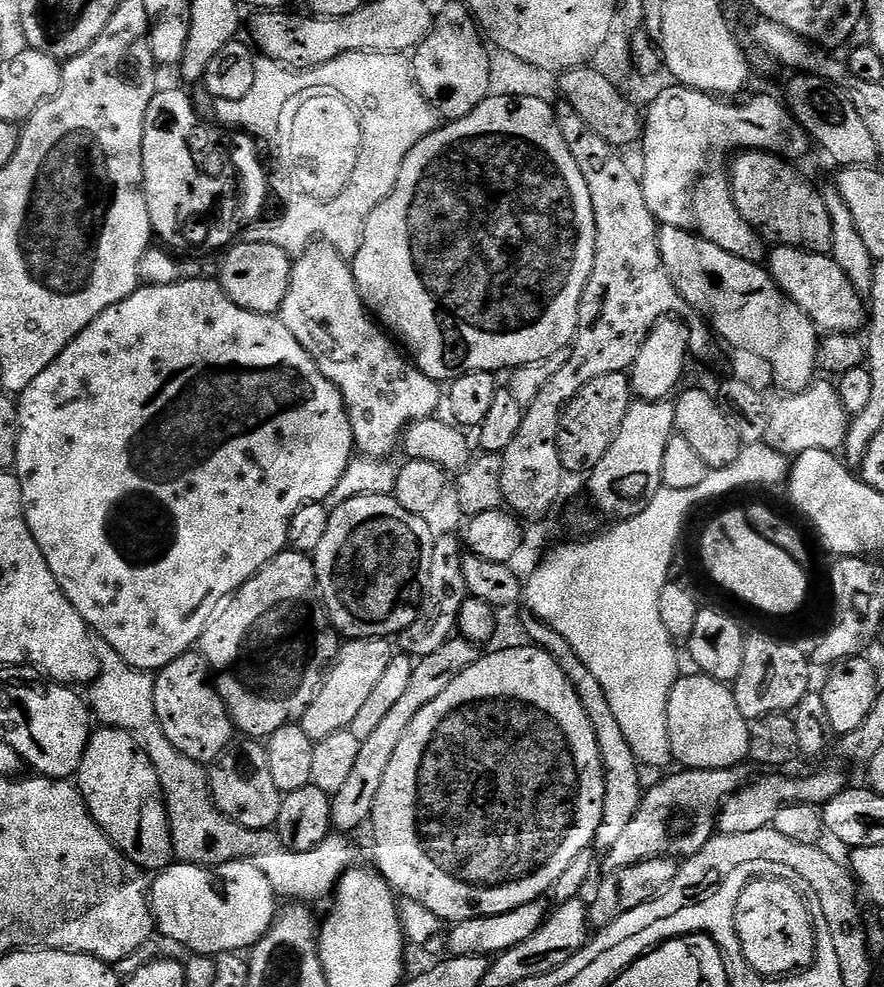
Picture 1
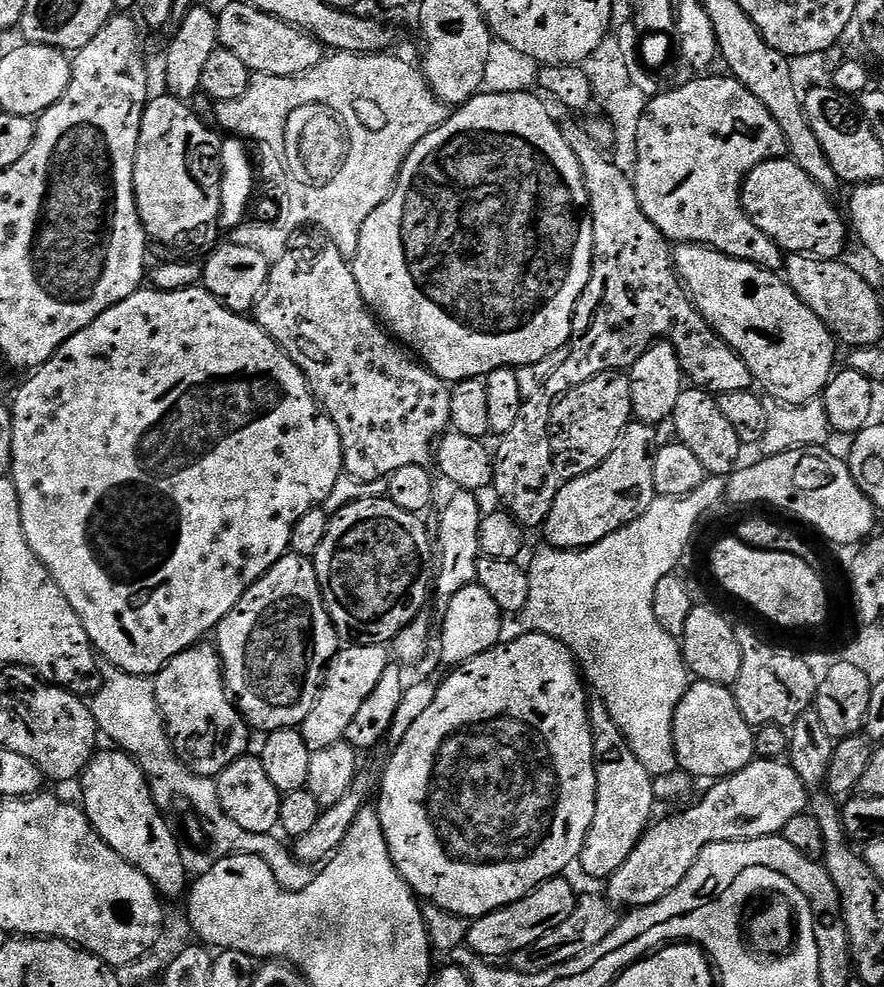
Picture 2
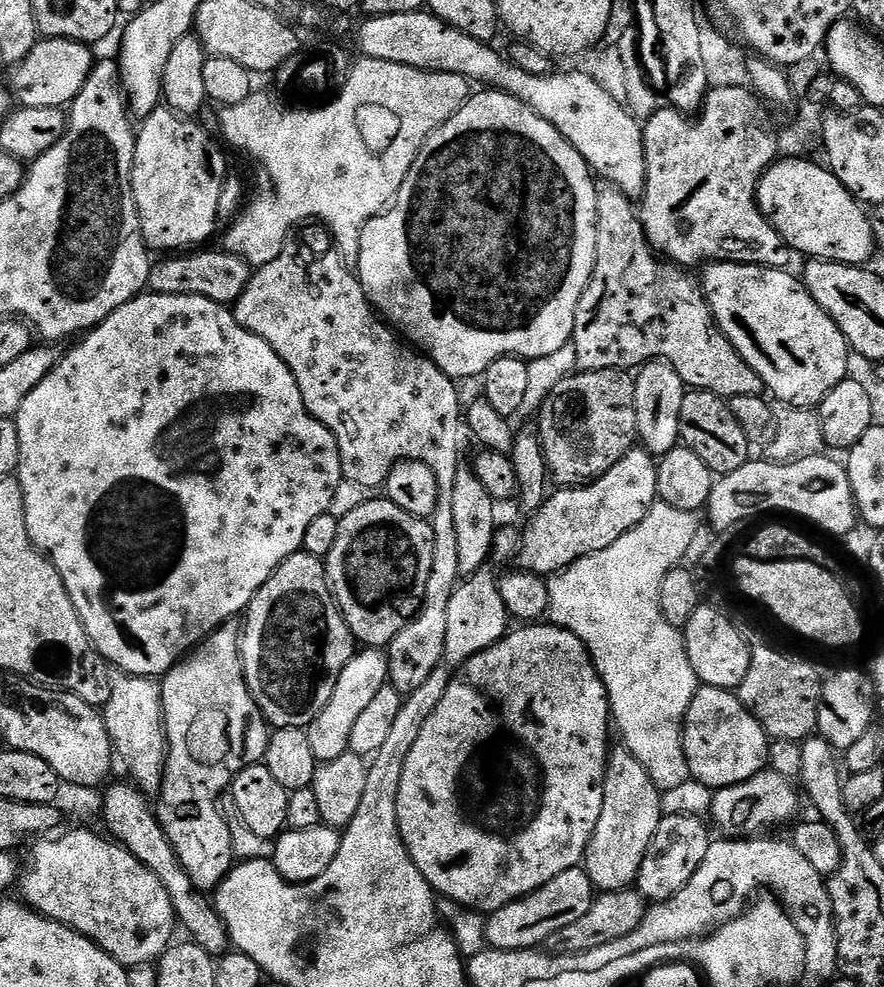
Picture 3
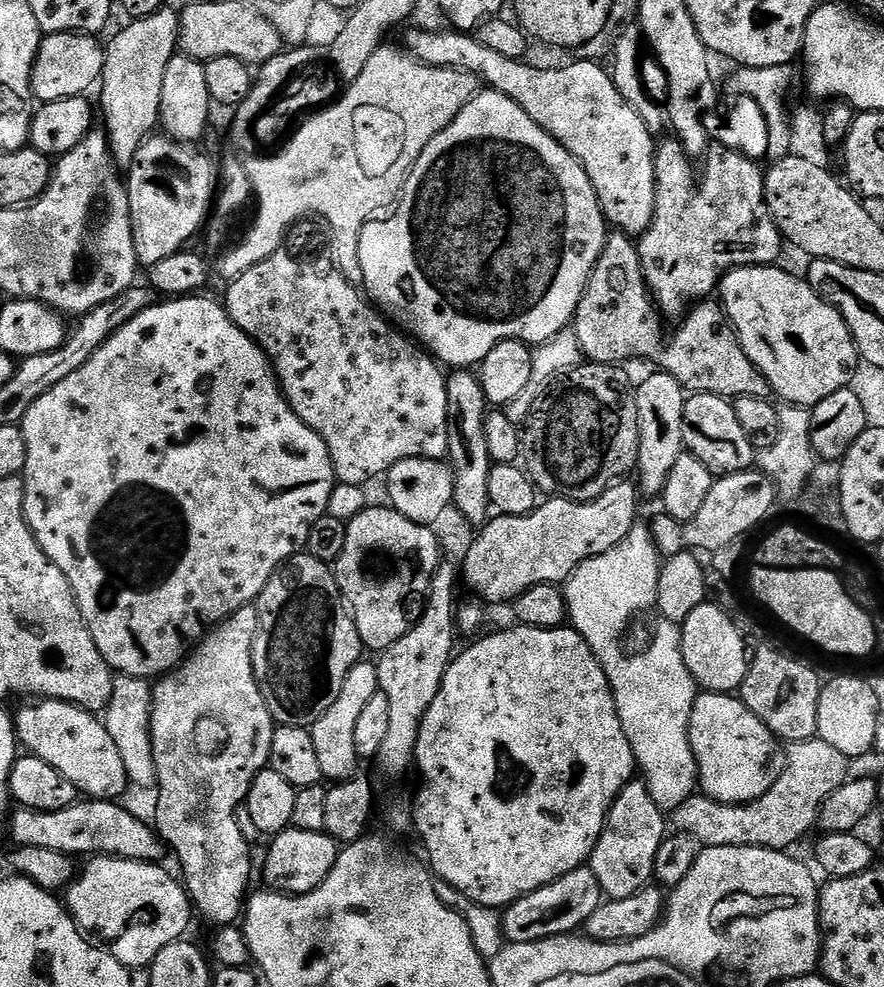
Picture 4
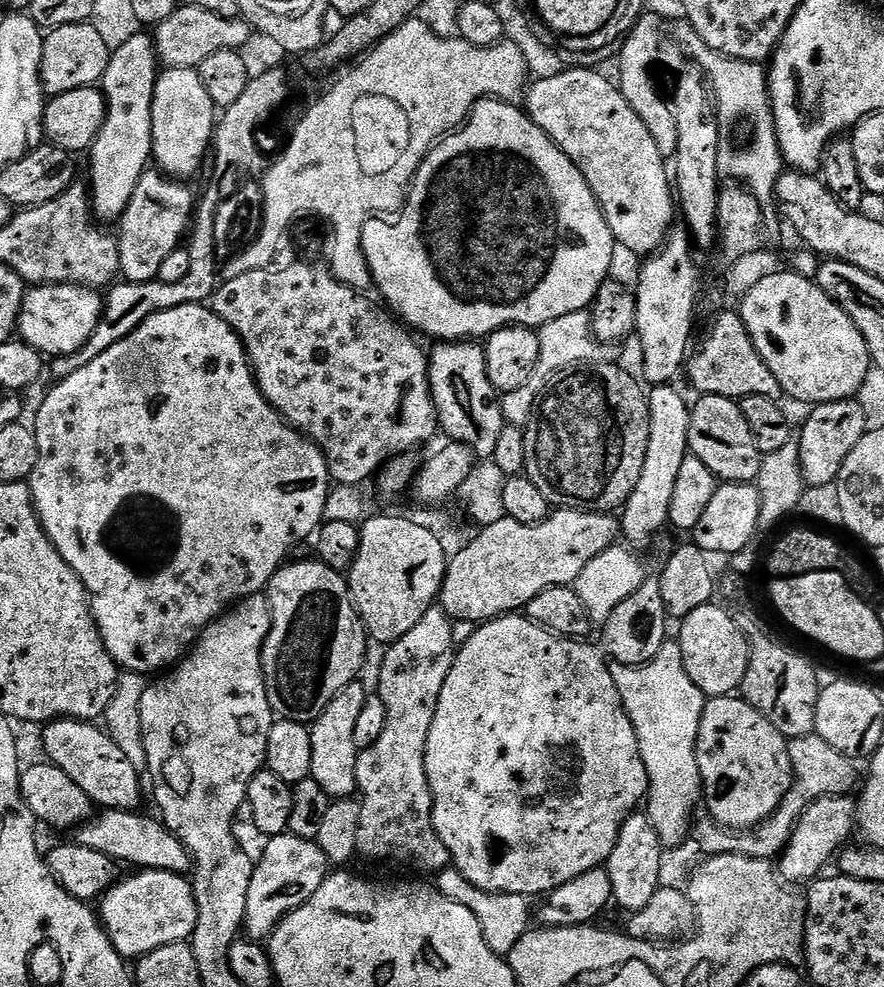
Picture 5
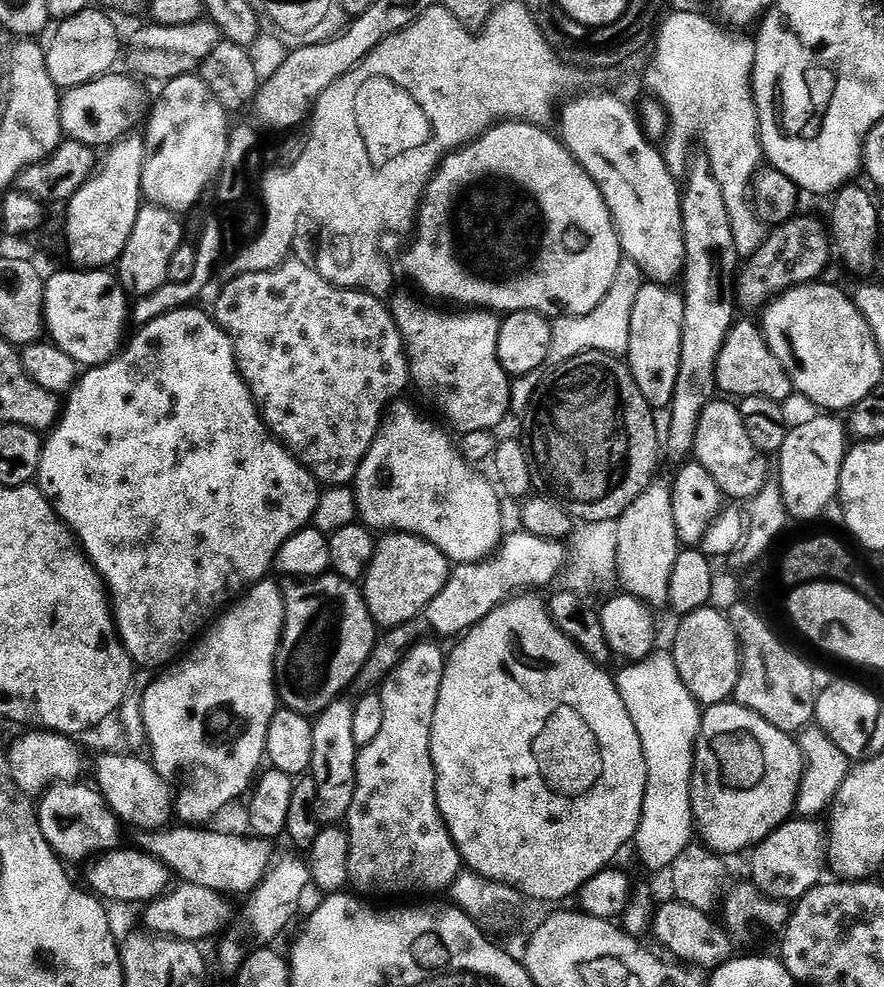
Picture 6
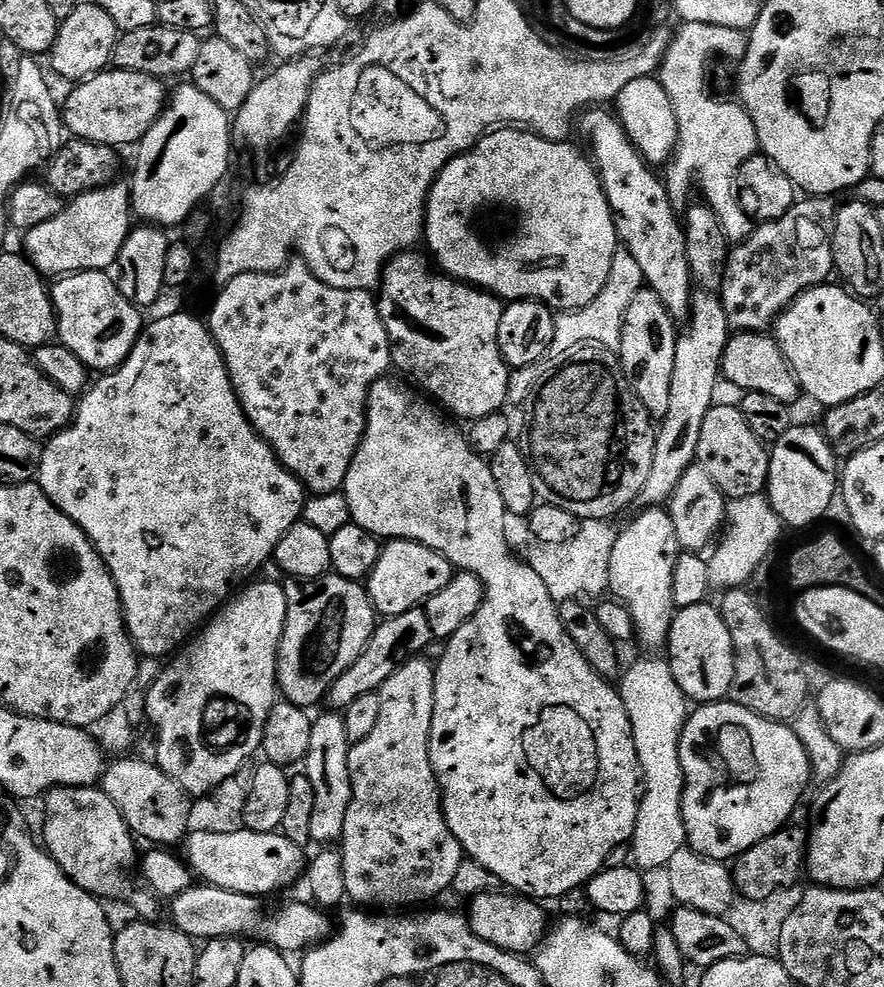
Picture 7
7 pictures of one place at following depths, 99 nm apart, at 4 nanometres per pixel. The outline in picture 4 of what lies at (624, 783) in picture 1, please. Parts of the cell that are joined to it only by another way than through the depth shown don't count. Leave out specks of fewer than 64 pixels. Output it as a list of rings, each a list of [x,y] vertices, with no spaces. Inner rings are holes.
[[[633,779],[632,783],[627,784],[624,789],[620,791],[618,798],[610,806],[608,817],[604,823],[604,829],[590,857],[590,867],[594,878],[598,878],[601,893],[603,893],[608,900],[630,898],[653,883],[656,874],[658,850],[662,846],[666,835],[664,824],[666,828],[665,813],[660,811],[658,805],[654,802],[654,798],[650,798],[650,790],[644,784],[643,779]]]

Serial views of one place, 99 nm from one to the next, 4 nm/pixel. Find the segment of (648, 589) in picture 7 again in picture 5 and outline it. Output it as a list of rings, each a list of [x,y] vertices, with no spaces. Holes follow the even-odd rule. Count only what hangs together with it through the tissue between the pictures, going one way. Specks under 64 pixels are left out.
[[[656,386],[647,393],[648,409],[650,410],[650,446],[646,446],[646,463],[642,466],[642,475],[638,478],[638,486],[625,502],[622,515],[619,517],[622,536],[633,549],[641,550],[668,524],[670,502],[674,499],[674,481],[678,479],[678,469],[690,454],[688,451],[688,427],[690,426],[690,404],[684,401],[680,392],[675,392],[672,386]]]

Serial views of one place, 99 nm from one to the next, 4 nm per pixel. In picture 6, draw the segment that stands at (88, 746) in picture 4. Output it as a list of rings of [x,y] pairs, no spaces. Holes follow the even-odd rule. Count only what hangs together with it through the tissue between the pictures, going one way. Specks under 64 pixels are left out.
[[[100,754],[96,760],[95,787],[104,800],[125,825],[133,824],[139,830],[160,830],[173,819],[174,793],[168,783],[159,776],[147,759],[139,760],[139,755]]]

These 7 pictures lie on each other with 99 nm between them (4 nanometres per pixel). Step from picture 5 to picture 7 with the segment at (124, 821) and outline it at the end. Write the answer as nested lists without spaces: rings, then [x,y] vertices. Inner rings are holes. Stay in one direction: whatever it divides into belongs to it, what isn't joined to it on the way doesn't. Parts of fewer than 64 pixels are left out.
[[[241,826],[234,833],[193,832],[187,837],[183,848],[183,859],[193,877],[200,879],[201,876],[205,885],[214,888],[257,898],[265,898],[271,892],[290,887],[295,880],[301,879],[306,868],[305,849],[290,842],[279,831],[251,832]]]

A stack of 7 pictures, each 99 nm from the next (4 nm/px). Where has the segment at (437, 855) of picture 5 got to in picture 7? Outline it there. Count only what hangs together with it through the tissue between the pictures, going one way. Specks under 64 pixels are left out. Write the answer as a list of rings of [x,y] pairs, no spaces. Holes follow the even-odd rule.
[[[413,658],[404,663],[403,666],[396,671],[393,676],[386,678],[386,682],[380,688],[380,701],[382,702],[382,711],[378,713],[378,723],[374,725],[374,731],[370,734],[370,738],[366,738],[362,742],[351,745],[348,750],[348,765],[350,766],[350,778],[352,779],[352,797],[350,798],[350,810],[346,810],[346,826],[344,827],[344,839],[342,841],[342,855],[344,857],[344,877],[346,878],[346,890],[348,891],[347,899],[353,900],[353,905],[359,906],[364,910],[388,910],[384,908],[404,908],[400,910],[408,910],[411,904],[424,904],[427,900],[432,900],[435,896],[440,896],[445,891],[446,893],[451,889],[454,882],[454,874],[458,874],[458,866],[466,859],[464,855],[464,847],[458,842],[458,838],[454,838],[454,834],[450,830],[450,826],[444,817],[444,810],[442,801],[440,799],[440,783],[436,781],[436,771],[432,768],[432,749],[430,747],[432,742],[432,719],[434,718],[434,690],[436,689],[436,670],[433,661],[424,660],[428,658]]]

